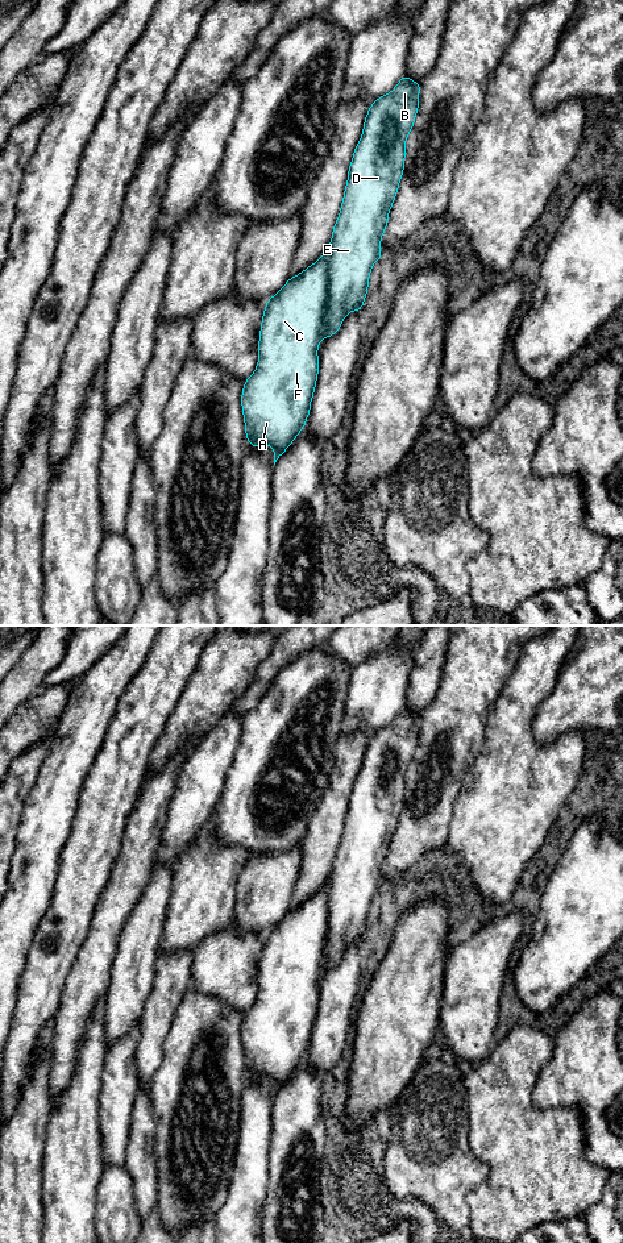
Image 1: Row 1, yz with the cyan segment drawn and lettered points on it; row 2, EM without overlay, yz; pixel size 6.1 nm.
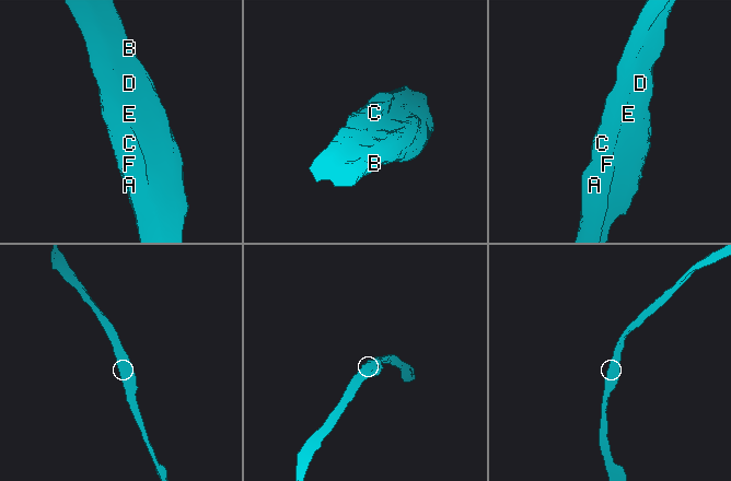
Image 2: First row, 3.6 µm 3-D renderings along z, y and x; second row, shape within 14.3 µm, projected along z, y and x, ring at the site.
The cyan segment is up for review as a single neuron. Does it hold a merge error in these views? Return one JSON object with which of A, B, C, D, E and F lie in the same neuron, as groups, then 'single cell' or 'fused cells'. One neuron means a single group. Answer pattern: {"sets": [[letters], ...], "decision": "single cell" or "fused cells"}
{"sets": [["A", "C", "F"], ["B", "D", "E"]], "decision": "fused cells"}

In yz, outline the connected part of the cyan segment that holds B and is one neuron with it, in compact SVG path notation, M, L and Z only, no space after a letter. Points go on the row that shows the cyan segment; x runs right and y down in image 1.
M404 74L394 90L378 97L366 113L329 242L328 299L321 340L336 334L349 312L362 309L373 265L383 258L381 241L404 171L406 140L419 111L419 95L420 83Z

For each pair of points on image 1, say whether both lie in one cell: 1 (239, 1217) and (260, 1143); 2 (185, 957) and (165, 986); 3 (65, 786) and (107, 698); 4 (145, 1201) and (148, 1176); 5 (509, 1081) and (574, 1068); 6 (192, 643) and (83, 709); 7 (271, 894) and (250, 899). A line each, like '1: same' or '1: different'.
1: same
2: same
3: same
4: same
5: different
6: different
7: same

